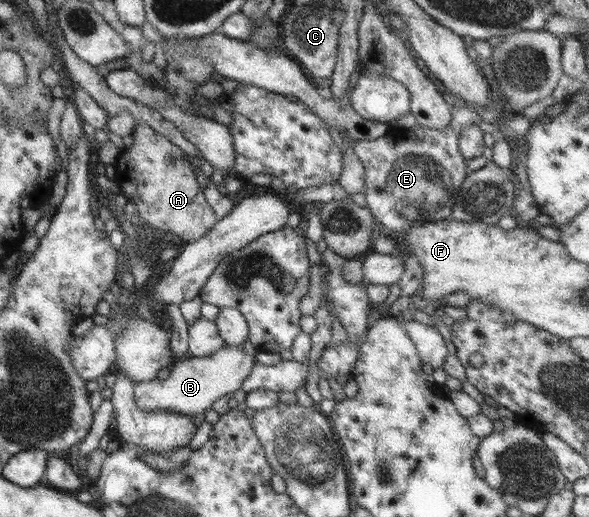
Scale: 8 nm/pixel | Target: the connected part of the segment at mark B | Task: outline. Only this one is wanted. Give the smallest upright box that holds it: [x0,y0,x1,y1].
[132,345,254,418]

